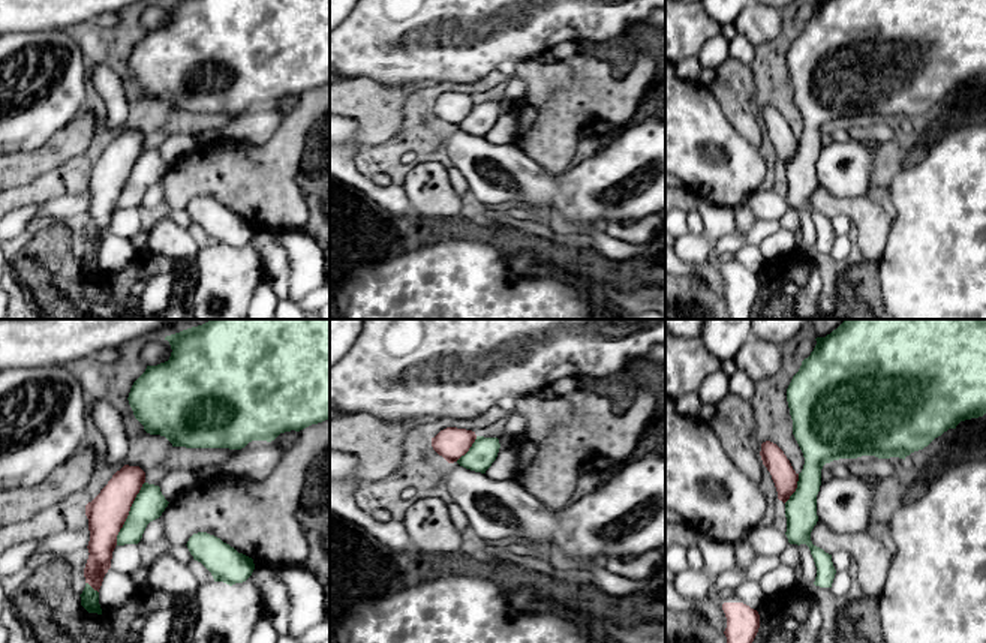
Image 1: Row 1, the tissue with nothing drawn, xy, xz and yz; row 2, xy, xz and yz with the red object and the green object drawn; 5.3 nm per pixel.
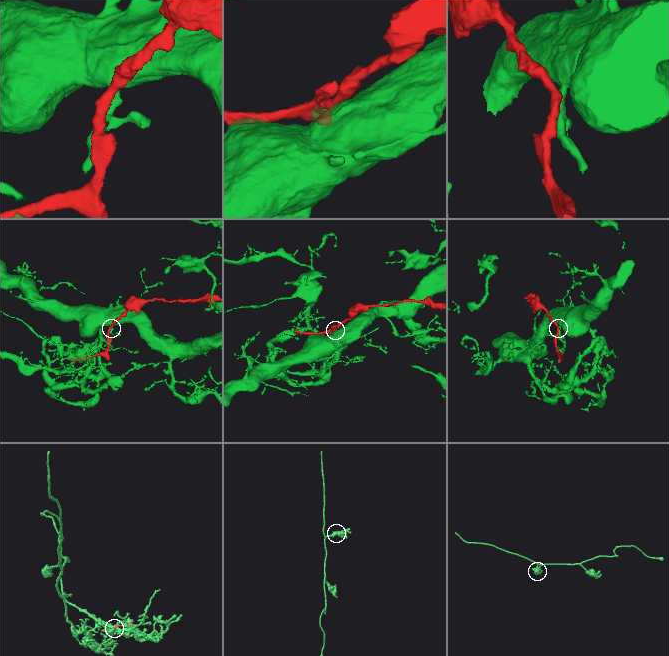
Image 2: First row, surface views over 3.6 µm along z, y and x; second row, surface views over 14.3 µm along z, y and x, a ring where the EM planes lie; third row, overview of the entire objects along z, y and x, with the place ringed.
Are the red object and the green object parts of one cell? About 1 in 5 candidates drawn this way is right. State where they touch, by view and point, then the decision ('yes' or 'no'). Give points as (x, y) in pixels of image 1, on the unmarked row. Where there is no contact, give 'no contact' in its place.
contact xy (128, 177); no

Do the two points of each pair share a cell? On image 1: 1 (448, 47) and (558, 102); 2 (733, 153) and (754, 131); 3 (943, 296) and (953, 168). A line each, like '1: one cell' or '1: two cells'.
1: two cells
2: two cells
3: one cell

